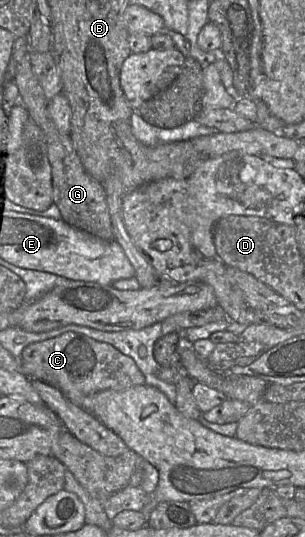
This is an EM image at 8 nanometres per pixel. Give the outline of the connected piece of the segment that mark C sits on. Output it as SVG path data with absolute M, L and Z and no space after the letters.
M76 332L29 344L24 348L21 361L23 373L61 390L72 402L81 407L82 399L103 390L122 391L145 384L145 376L135 361L114 346L96 341Z

